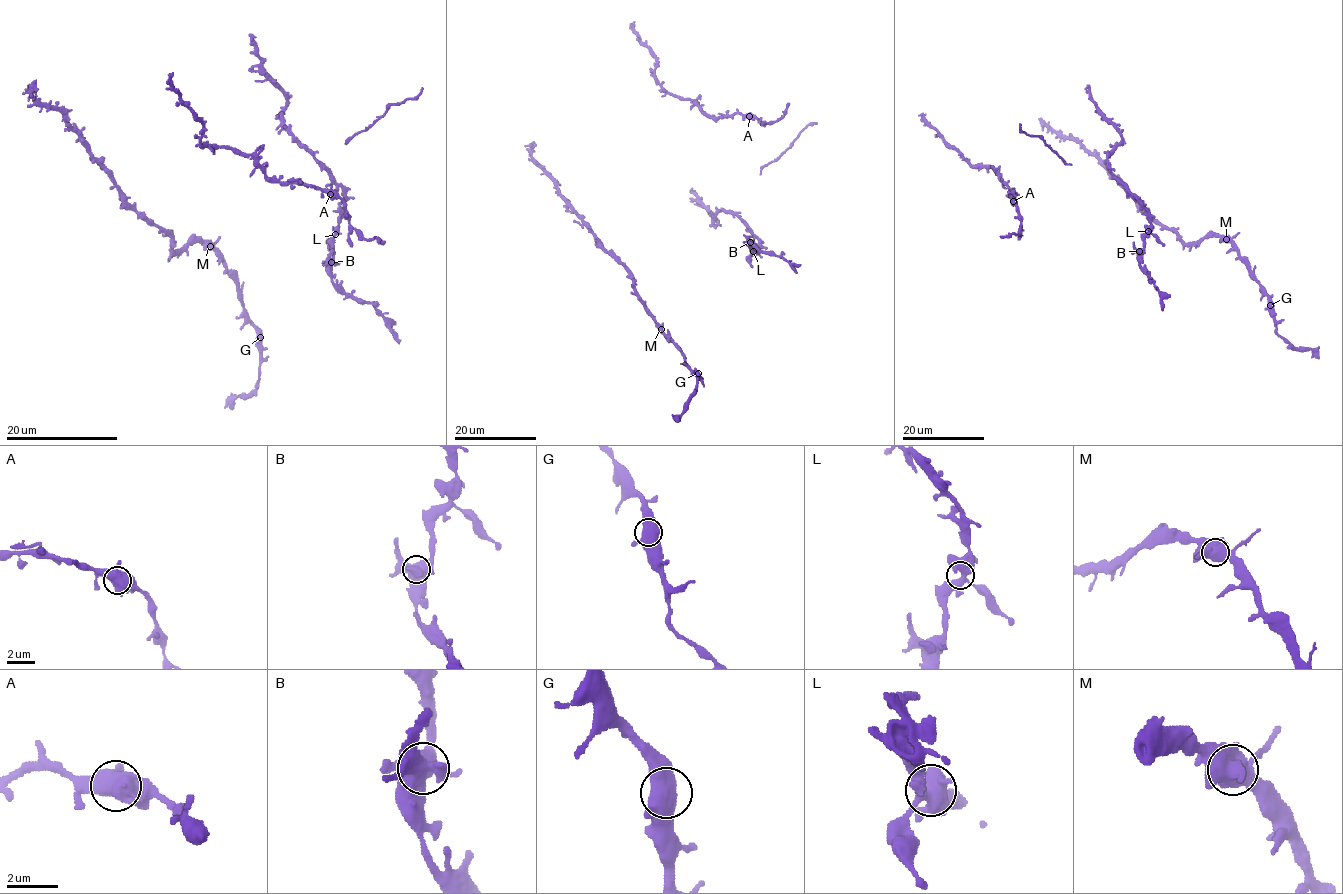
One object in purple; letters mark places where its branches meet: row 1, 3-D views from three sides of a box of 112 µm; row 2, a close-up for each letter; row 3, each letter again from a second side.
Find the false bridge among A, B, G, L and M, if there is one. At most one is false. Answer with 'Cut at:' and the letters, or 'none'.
Cut at: none

